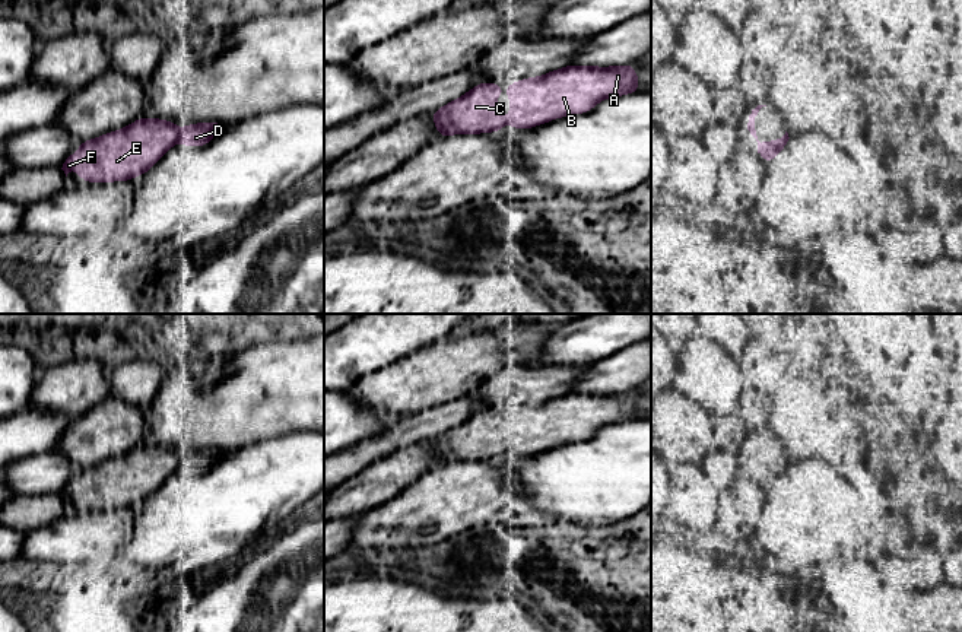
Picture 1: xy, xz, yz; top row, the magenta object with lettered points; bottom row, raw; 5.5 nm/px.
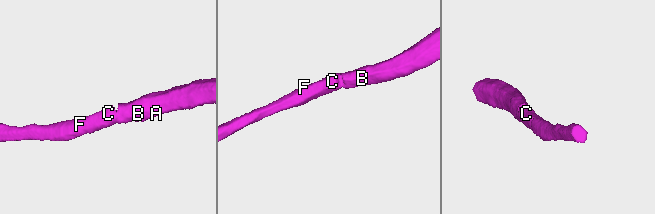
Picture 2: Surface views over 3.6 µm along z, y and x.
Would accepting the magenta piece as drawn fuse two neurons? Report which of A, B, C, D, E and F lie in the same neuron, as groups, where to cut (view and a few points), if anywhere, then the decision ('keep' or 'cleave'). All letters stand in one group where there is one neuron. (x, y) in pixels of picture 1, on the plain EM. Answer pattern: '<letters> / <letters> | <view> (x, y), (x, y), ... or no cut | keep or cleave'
A B C D E F | no cut | keep

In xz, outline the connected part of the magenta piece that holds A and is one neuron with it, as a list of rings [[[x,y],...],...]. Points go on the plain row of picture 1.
[[[632,391],[613,394],[575,393],[523,406],[507,413],[511,438],[505,448],[493,432],[499,410],[480,410],[432,439],[439,464],[499,458],[505,451],[531,455],[550,447],[584,441],[600,428],[634,420],[639,415]]]

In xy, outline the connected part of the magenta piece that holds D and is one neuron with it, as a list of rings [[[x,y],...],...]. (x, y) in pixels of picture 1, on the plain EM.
[[[140,445],[126,455],[82,469],[61,496],[67,504],[74,495],[89,509],[128,508],[147,499],[178,467],[184,473],[204,473],[223,452],[188,451],[180,458],[177,450]]]

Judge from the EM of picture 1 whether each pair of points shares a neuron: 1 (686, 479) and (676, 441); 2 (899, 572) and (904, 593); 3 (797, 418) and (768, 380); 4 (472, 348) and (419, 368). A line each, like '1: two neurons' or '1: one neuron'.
1: two neurons
2: one neuron
3: two neurons
4: one neuron

